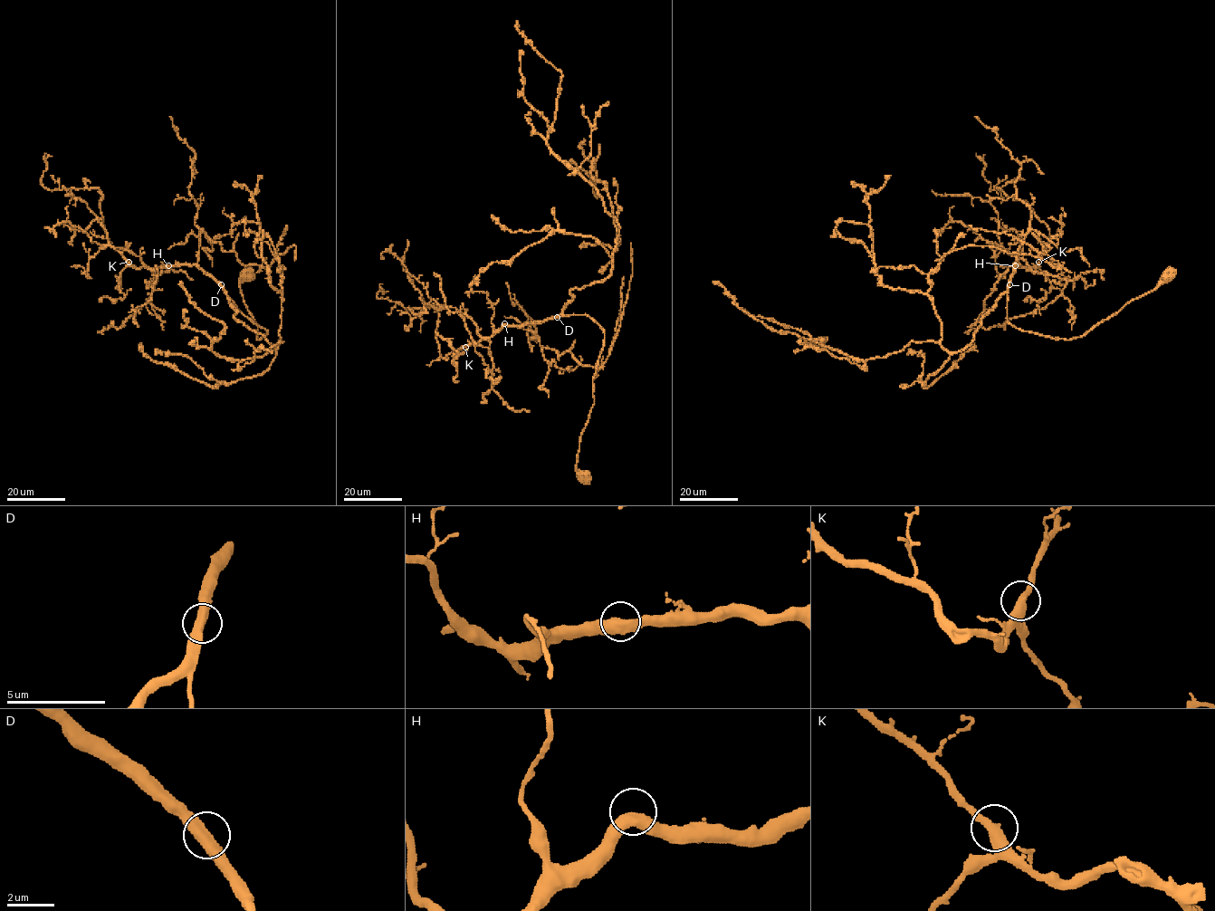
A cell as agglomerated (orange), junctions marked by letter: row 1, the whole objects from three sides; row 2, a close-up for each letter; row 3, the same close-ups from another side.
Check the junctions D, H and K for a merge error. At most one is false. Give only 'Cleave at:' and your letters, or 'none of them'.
Cleave at: none of them

